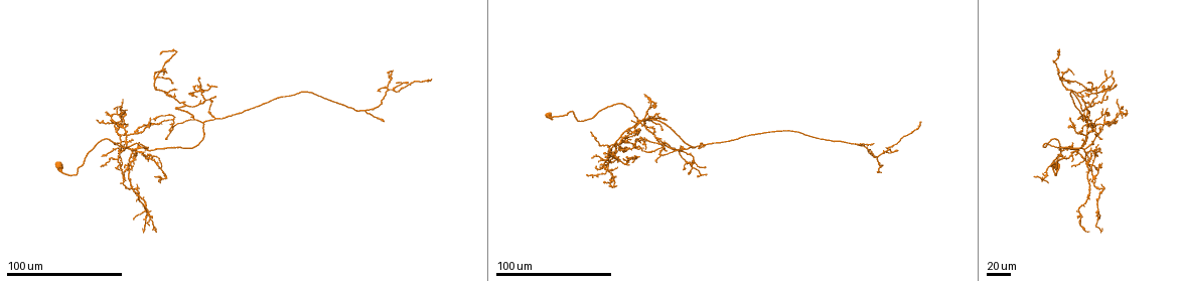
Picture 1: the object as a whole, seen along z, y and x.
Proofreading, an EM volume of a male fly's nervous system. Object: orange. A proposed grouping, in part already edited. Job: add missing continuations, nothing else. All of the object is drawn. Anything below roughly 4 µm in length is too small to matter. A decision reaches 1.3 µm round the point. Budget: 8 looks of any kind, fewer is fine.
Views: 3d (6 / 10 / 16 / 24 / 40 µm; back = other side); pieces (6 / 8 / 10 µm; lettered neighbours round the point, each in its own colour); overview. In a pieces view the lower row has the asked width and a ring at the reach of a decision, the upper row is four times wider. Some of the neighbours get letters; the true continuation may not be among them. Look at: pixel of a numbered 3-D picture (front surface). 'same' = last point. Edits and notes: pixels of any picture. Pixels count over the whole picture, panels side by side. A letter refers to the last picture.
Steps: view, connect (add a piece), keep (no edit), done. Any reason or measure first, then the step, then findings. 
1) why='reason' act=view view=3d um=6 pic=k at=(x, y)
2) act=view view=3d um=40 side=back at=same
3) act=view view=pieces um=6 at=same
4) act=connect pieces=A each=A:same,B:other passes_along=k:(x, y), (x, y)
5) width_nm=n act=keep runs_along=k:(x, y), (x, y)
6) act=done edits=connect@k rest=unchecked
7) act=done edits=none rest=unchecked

act=view view=3d um=24 pic=1 at=(1080, 140)

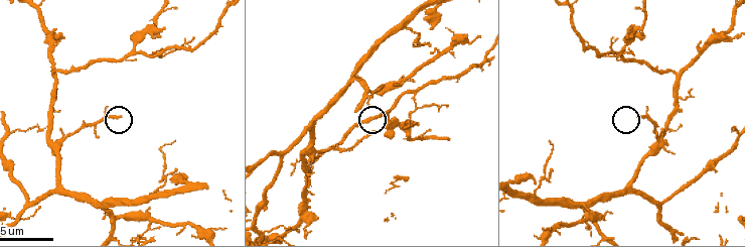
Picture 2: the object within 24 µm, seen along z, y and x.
act=view view=pieces um=6 pic=2 at=(639, 115)

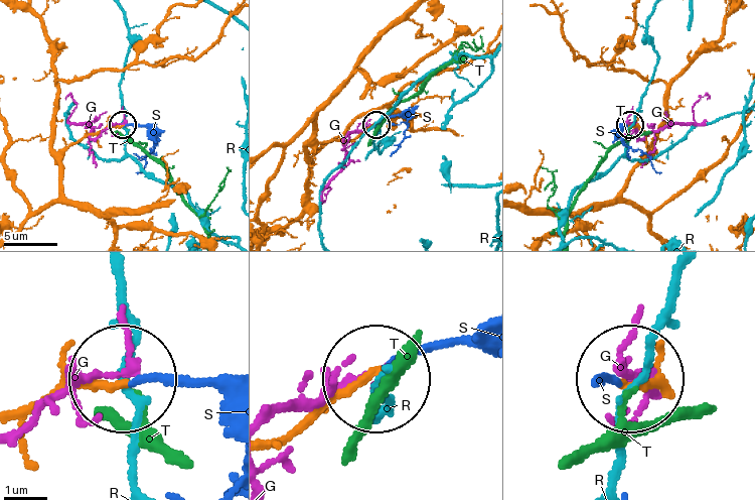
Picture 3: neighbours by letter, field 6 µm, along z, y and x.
act=keep each=G:other,R:other,S:other,T:other runs_along=3:(271, 443), (364, 385) found='none of them fits'

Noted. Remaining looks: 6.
why='tapers out' act=view view=3d um=40 pic=1 at=(130, 180)

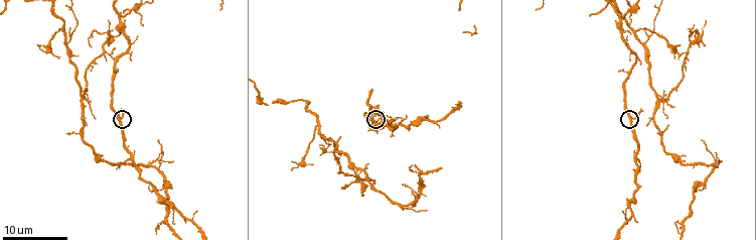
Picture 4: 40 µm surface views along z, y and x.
why='closer look' act=view view=3d um=10 pic=4 at=(641, 109)

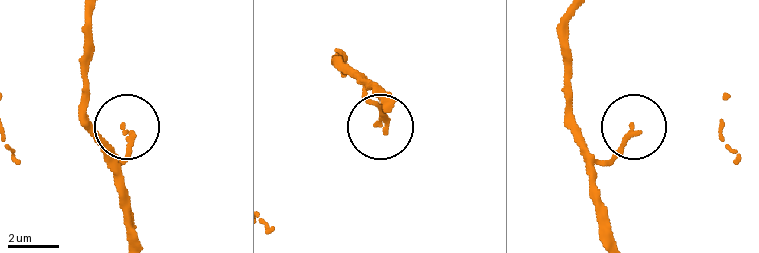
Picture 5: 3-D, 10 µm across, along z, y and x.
act=view view=pieces um=10 pic=5 at=(377, 123)

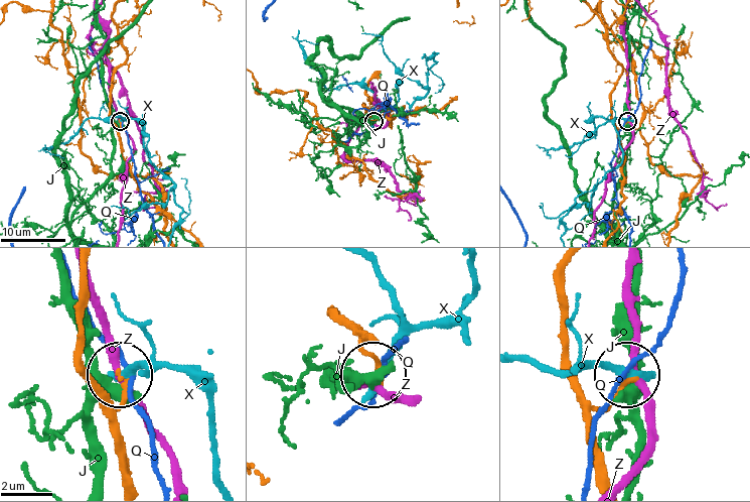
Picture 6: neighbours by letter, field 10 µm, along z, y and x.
act=keep each=J:other,Q:other,X:other,Z:other found='no lettered piece goes on from it'

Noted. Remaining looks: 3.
act=view view=3d um=24 pic=1 at=(687, 168)

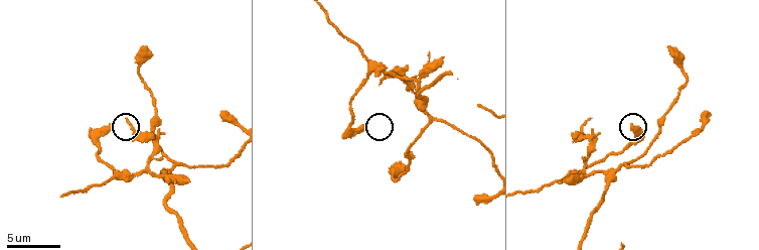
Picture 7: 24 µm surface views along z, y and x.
act=view view=pieces um=10 pic=7 at=(365, 126)

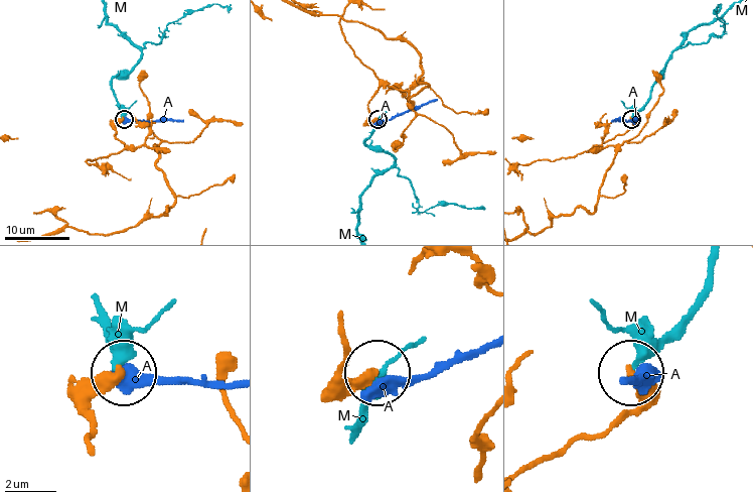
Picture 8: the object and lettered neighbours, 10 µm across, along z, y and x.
act=keep each=A:other,M:other runs_along=8:(88, 444), (90, 405), (123, 375) found='none of them fits'

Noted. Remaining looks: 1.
act=done edits=none rest=unchecked

